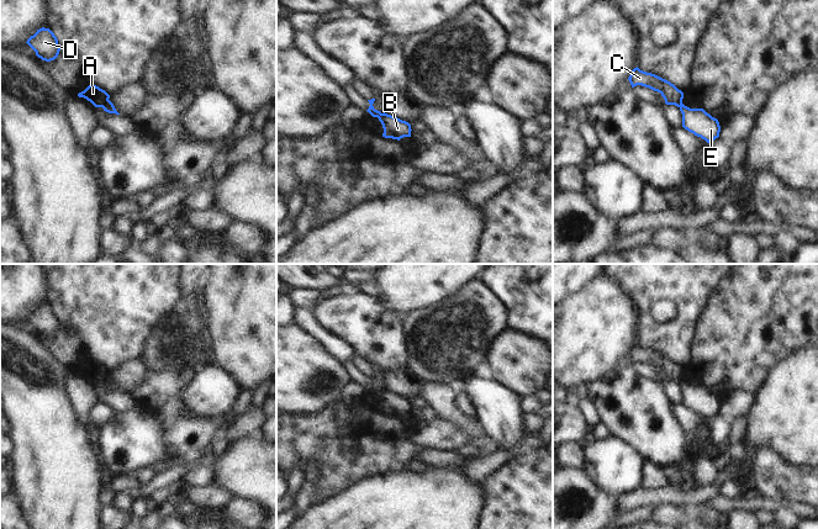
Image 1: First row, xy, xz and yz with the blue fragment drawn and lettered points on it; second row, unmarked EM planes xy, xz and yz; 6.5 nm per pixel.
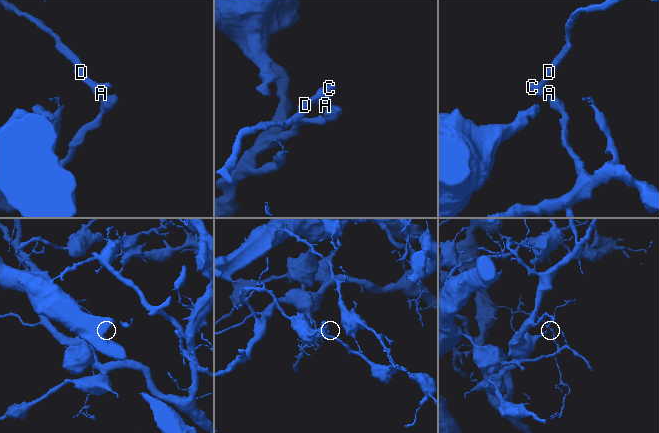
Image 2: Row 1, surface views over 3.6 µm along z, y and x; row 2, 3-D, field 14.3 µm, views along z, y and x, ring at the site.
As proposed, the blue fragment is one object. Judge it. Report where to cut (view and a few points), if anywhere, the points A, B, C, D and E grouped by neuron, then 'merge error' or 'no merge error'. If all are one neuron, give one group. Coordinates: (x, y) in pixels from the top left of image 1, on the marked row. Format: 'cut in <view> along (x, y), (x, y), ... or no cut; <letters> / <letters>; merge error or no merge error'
cut in xy along (109, 100), (103, 107); A C D / B E; merge error

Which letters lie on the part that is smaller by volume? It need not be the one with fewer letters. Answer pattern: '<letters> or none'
A, C, D

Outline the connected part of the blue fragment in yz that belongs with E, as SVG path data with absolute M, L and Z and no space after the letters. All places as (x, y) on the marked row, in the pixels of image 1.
M681 104L682 127L707 143L719 137L721 126L717 118L712 117L703 109L690 109Z

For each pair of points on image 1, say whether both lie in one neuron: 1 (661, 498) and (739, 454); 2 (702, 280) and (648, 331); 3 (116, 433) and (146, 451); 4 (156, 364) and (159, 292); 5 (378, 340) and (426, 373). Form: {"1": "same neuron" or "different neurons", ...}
{"1": "same neuron", "2": "same neuron", "3": "same neuron", "4": "different neurons", "5": "different neurons"}

